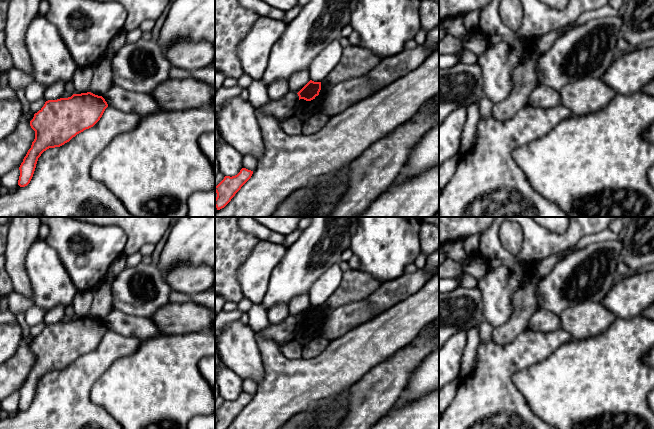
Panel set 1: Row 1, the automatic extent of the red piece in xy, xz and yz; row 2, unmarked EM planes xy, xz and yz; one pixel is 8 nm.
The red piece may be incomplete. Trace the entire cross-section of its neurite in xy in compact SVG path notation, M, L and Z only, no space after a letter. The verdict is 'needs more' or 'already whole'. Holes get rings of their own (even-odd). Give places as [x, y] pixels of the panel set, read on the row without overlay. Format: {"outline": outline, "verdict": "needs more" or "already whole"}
{"outline": "M91 316L46 325L30 345L35 363L19 391L18 409L25 411L30 407L38 382L44 375L60 371L93 351L107 331L102 320Z", "verdict": "already whole"}

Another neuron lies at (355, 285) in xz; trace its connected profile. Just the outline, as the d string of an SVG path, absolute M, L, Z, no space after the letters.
M347 270L343 272L339 286L328 300L321 305L319 319L311 325L300 323L296 330L295 340L302 345L320 334L322 326L331 314L338 308L352 302L367 299L379 289L383 281L377 280L372 275L361 270Z

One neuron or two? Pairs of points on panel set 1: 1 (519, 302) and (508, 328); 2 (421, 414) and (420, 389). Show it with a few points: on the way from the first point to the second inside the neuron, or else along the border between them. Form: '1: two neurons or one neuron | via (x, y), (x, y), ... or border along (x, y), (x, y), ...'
1: one neuron | via (519, 308), (519, 317), (514, 322)
2: two neurons | border along (428, 393), (407, 403), (402, 403), (399, 406)

